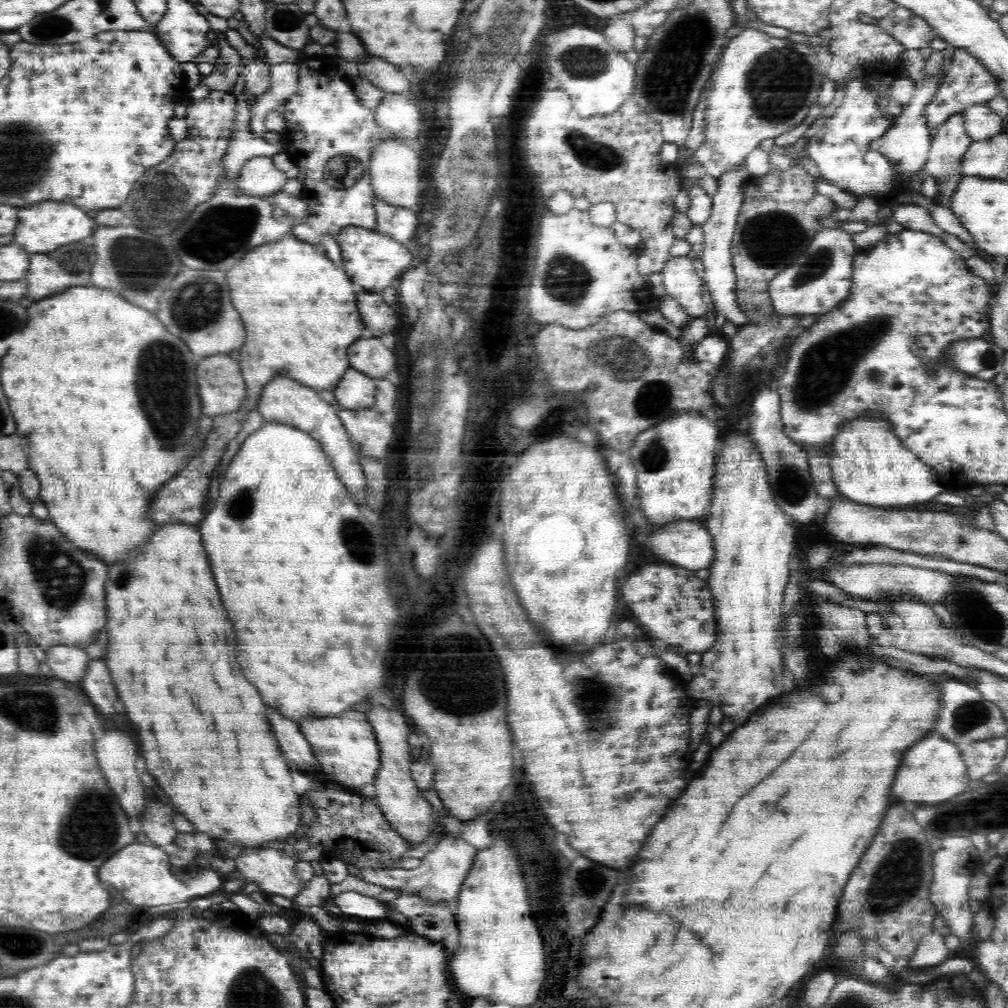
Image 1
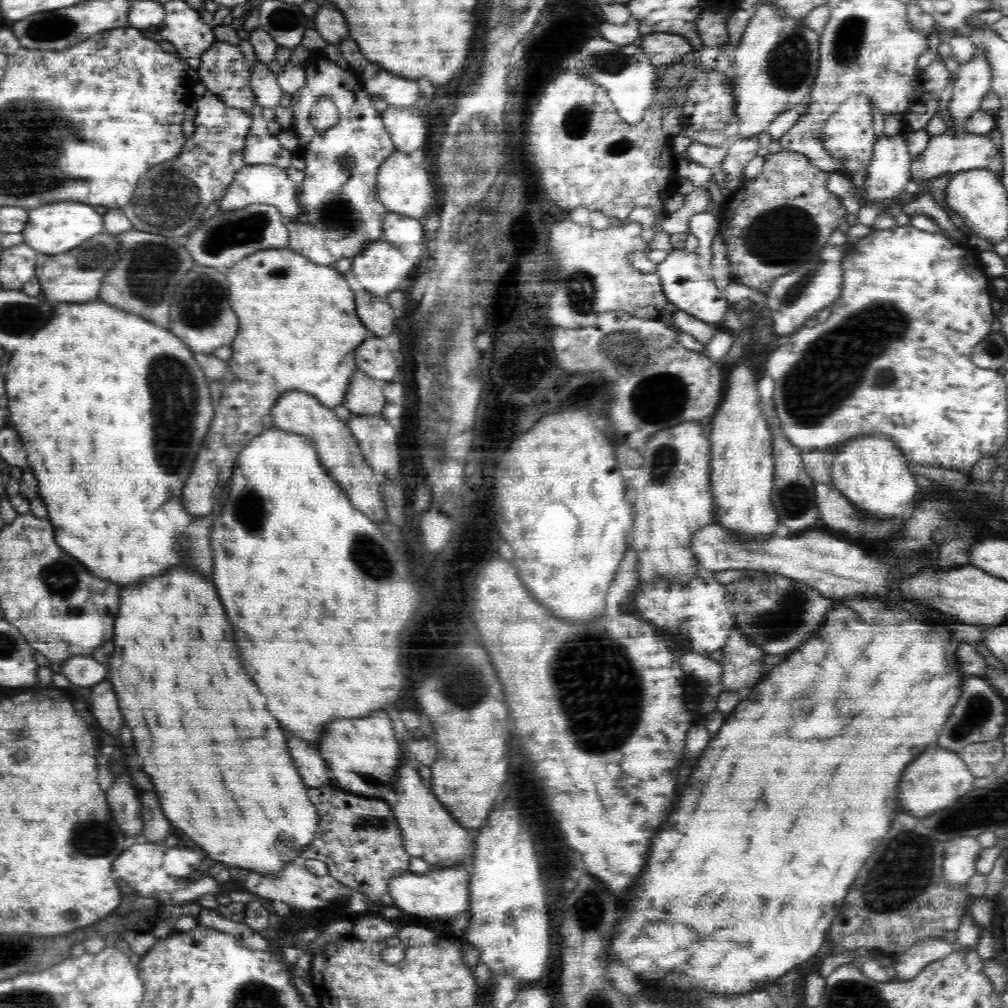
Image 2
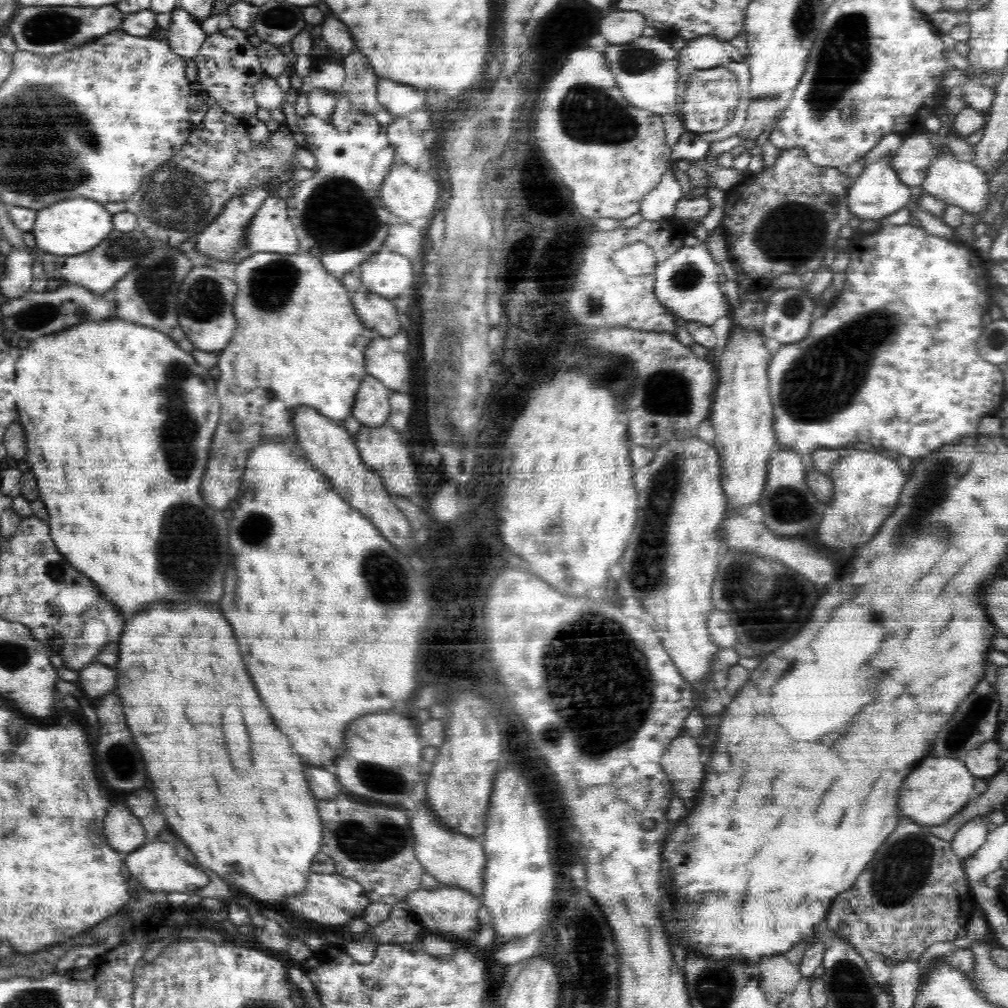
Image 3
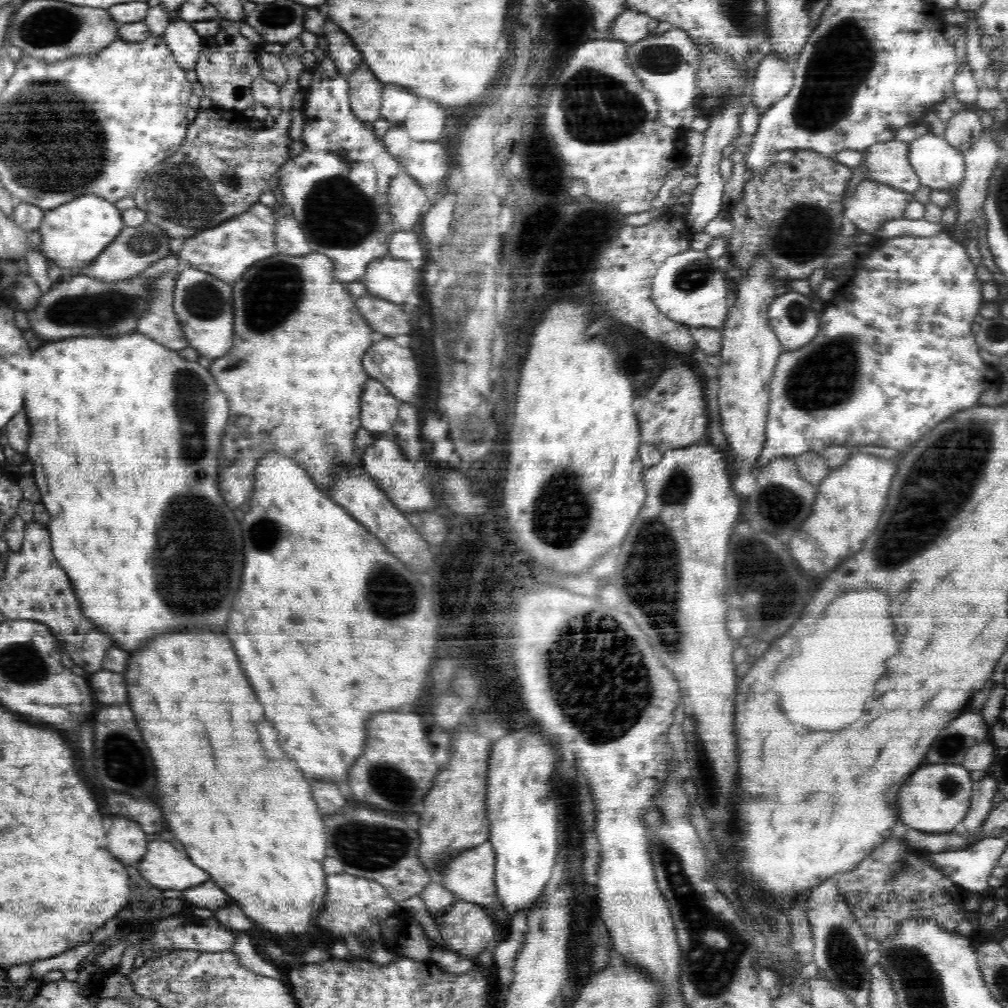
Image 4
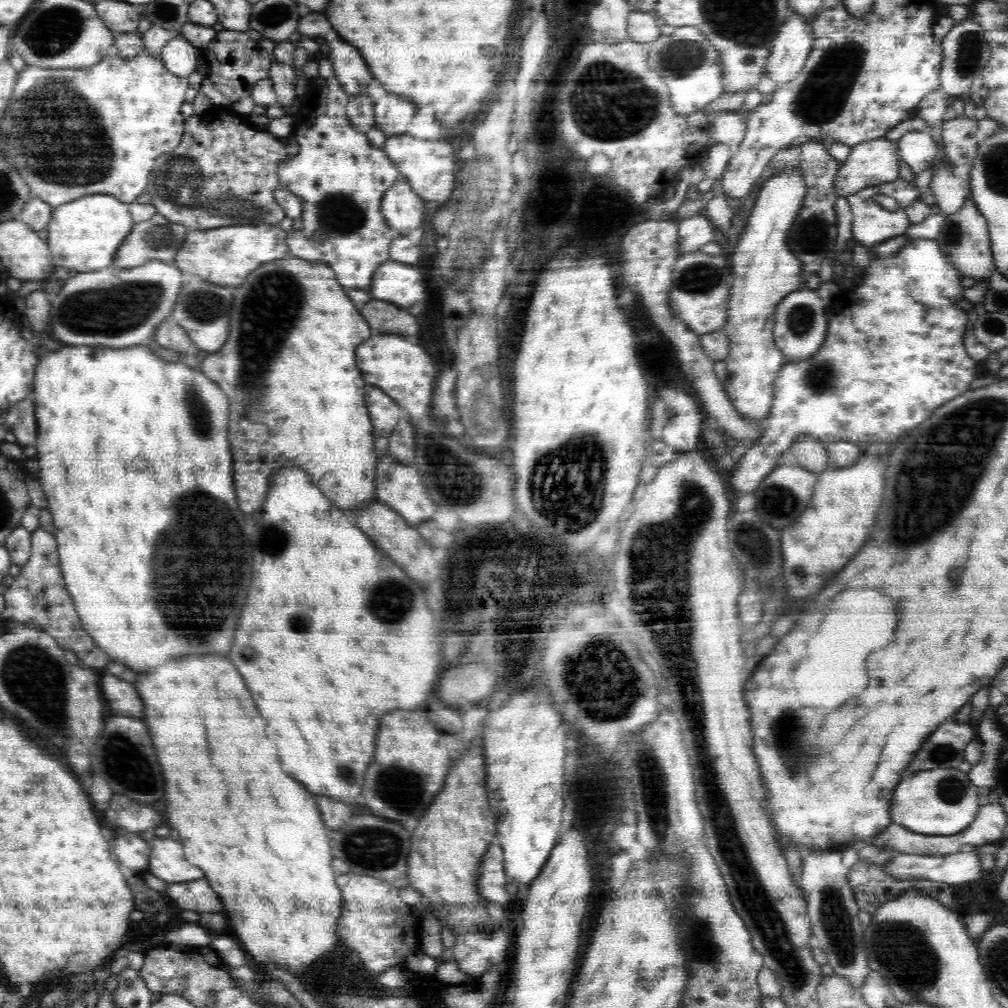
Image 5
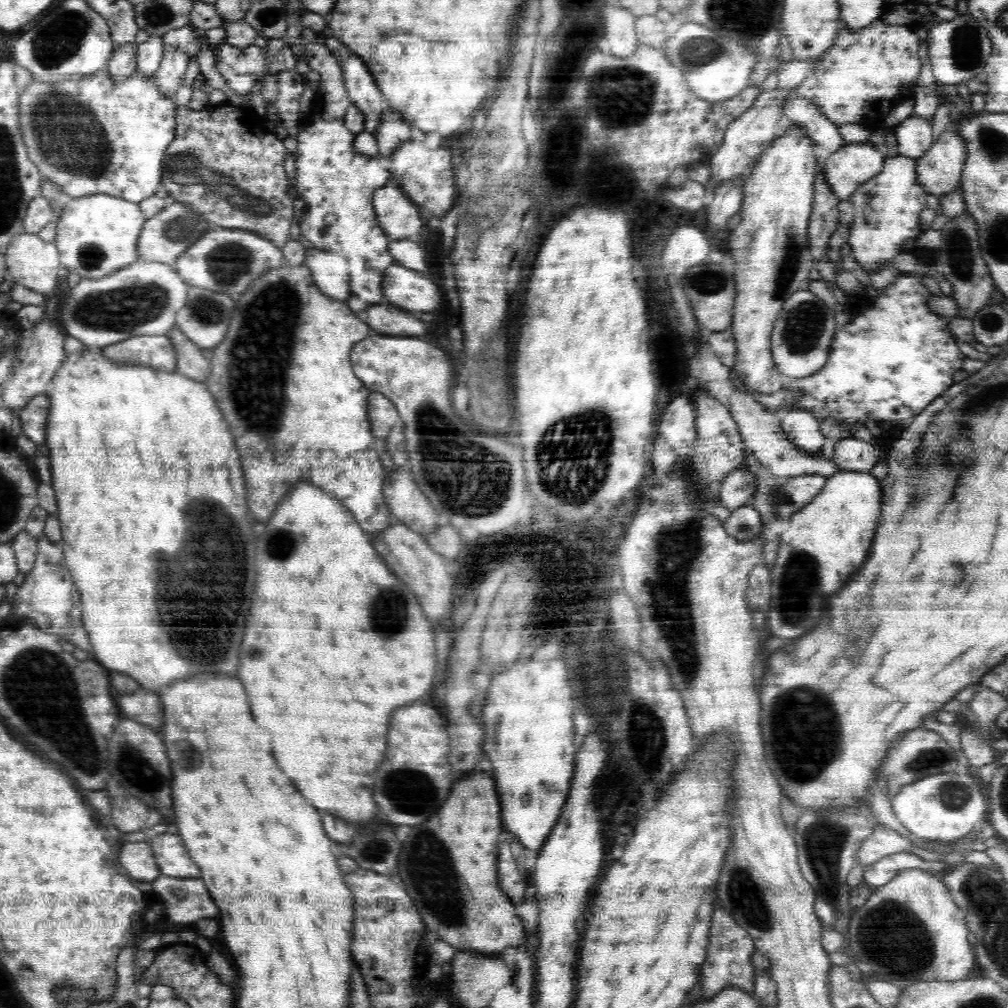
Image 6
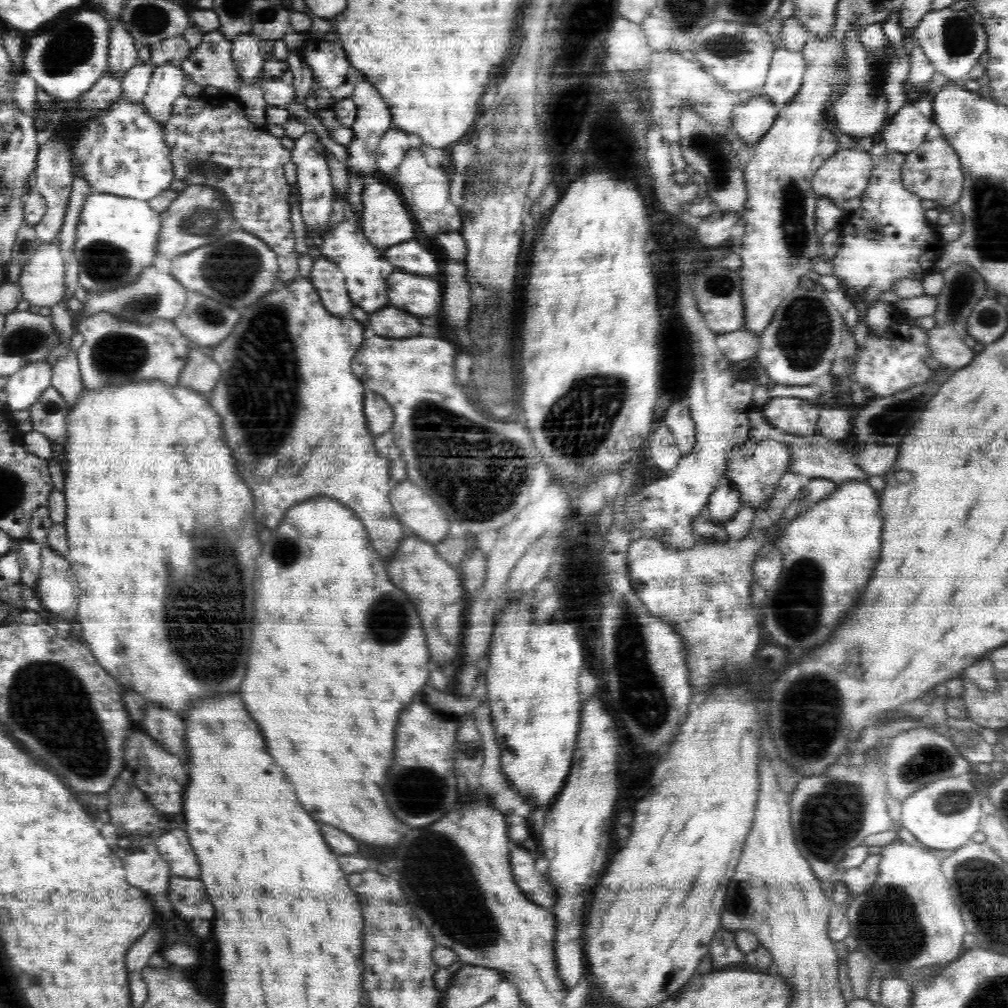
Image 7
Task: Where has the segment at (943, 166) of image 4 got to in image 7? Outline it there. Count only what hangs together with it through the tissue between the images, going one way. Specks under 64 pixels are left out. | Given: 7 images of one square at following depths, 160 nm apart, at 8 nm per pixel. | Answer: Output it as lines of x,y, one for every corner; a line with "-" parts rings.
908,102
891,118
882,134
888,150
908,154
934,132
932,122
926,119
914,104

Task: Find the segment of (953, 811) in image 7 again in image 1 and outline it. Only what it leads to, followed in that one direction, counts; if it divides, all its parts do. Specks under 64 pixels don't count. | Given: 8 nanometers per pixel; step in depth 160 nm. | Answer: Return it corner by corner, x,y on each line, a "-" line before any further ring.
928,734
926,738
922,738
920,744
914,744
904,754
904,760
902,760
904,768
898,768
892,794
904,802
910,800
918,804
938,804
938,802
949,801
969,790
970,778
967,776
967,766
956,746
957,744
944,740
938,734

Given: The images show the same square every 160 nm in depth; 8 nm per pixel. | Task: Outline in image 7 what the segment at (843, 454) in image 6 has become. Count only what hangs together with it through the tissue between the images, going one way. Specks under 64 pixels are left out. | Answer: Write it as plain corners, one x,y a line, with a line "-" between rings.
868,443
856,446
851,452
858,468
869,476
883,476
896,462
898,451
898,446

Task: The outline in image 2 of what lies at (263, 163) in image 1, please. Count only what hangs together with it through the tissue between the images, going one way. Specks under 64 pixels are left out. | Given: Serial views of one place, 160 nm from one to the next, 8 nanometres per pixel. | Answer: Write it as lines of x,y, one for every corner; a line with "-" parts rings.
246,164
234,175
227,191
220,199
220,211
231,211
240,207
254,206
255,204
271,204
275,206
284,218
294,219
299,215
300,206
297,196
300,188
288,178
285,169
271,164

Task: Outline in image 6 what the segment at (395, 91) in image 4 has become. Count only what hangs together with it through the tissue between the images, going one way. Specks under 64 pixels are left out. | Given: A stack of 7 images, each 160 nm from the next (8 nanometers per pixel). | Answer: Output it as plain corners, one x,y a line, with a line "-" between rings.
390,108
382,113
374,135
379,148
377,154
385,162
400,145
411,140
411,127

